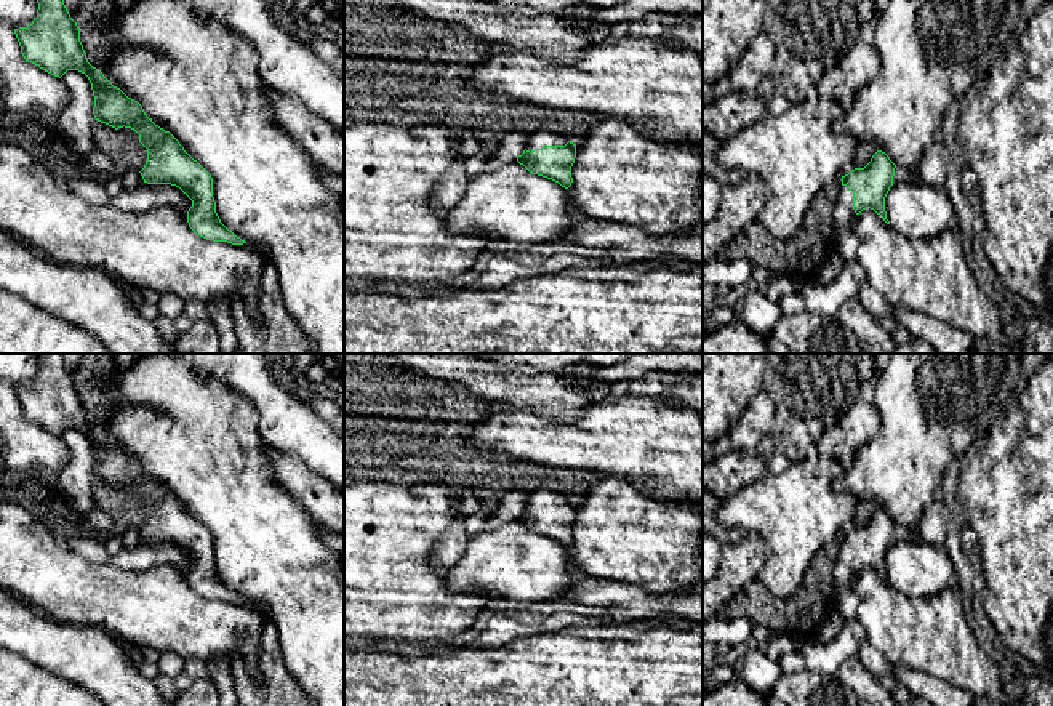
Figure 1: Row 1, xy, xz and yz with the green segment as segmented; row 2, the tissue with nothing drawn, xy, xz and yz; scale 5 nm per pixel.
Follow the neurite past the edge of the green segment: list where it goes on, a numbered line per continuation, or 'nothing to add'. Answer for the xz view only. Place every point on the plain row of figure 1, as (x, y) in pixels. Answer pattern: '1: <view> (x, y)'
1: xz (538, 498)

